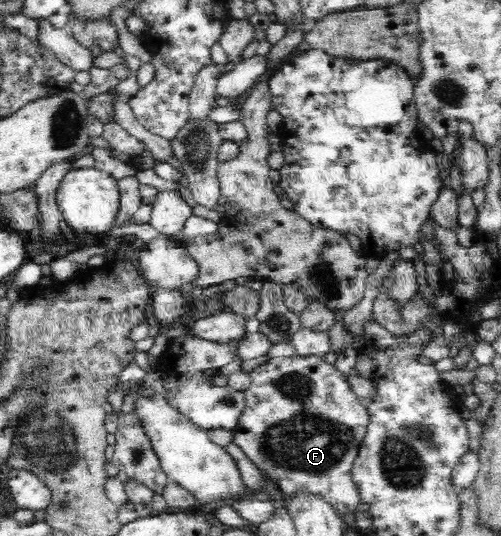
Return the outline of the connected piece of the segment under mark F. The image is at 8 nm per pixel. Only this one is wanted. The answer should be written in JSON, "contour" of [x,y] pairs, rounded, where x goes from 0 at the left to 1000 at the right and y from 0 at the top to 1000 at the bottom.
{"contour":[[[583,664],[581,668],[557,666],[535,672],[531,679],[515,683],[509,690],[497,694],[503,713],[499,724],[493,724],[485,735],[489,741],[489,757],[483,772],[477,776],[471,802],[465,806],[463,825],[477,832],[491,851],[533,888],[545,910],[561,920],[561,938],[571,946],[571,929],[595,918],[623,918],[631,925],[641,925],[655,940],[669,950],[675,963],[687,963],[695,955],[711,957],[715,940],[723,938],[723,931],[715,925],[715,909],[703,894],[703,873],[711,851],[715,851],[717,830],[723,828],[727,810],[731,810],[733,791],[739,791],[739,772],[733,772],[731,756],[719,750],[717,739],[703,729],[691,698],[673,690],[667,679],[657,677],[639,664]]]}

